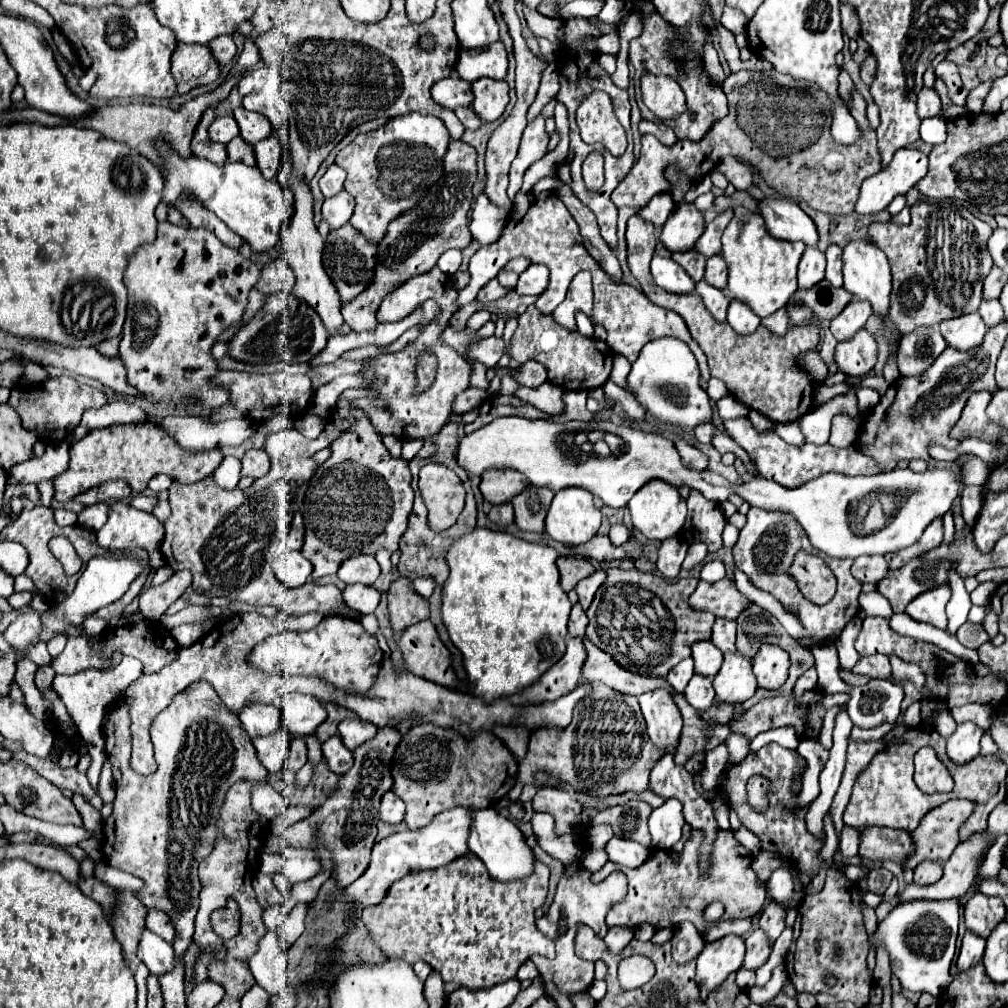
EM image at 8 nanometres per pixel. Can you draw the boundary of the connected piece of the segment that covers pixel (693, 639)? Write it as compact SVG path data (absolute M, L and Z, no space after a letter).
M607 569L605 583L597 589L591 607L587 609L587 637L611 655L617 665L637 675L665 679L669 669L691 655L691 645L711 639L715 615L695 611L689 605L689 595L699 579L679 579L669 583L653 573L637 569Z

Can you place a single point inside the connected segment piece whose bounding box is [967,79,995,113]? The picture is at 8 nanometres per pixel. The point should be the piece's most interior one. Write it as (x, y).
(976, 98)

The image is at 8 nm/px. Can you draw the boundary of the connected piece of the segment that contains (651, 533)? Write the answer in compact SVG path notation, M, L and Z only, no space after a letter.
M663 481L643 485L627 507L635 529L651 541L665 541L677 535L687 517L685 499L671 485L663 485Z

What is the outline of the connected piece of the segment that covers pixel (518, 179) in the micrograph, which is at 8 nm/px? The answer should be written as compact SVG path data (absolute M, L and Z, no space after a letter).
M533 119L527 123L527 129L523 133L523 139L521 139L521 147L519 147L519 153L511 165L511 173L509 173L509 187L507 187L507 195L511 199L511 203L515 201L515 195L519 193L521 189L521 183L523 183L523 175L525 171L535 163L539 161L541 157L545 157L547 153L547 143L549 143L549 137L545 133L545 119Z

